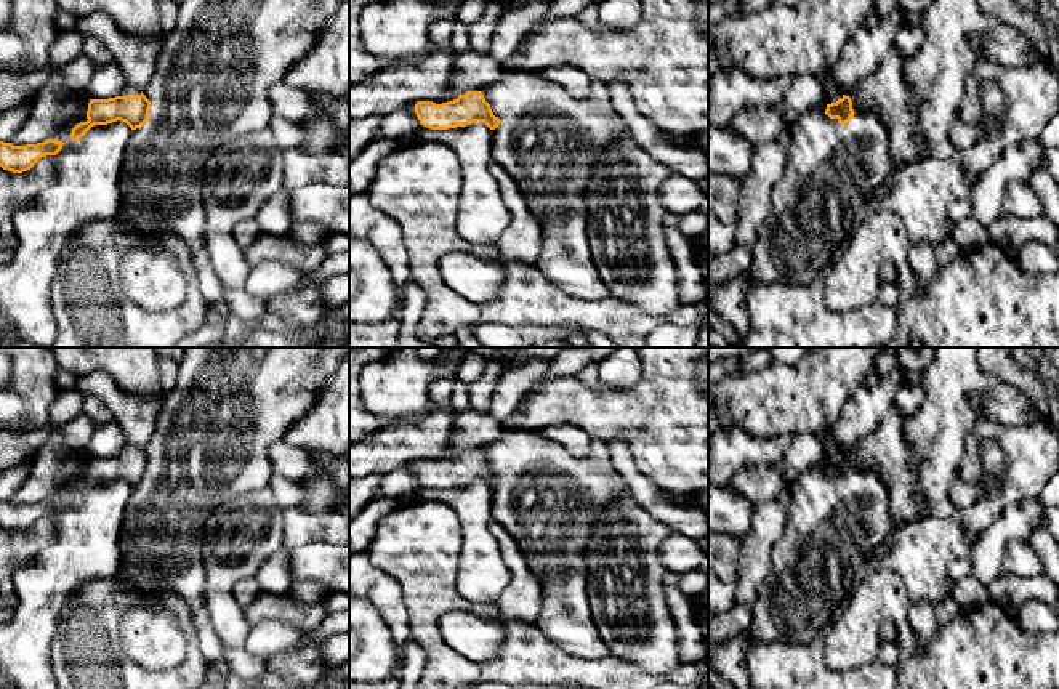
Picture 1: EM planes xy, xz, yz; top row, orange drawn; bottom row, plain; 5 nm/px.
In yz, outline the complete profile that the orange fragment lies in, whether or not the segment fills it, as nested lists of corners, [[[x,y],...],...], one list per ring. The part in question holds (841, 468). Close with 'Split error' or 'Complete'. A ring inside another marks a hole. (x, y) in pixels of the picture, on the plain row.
[[[897,404],[888,405],[880,417],[878,428],[857,441],[849,455],[843,453],[836,461],[827,463],[825,473],[841,484],[860,469],[876,474],[886,484],[889,494],[891,516],[896,524],[904,526],[923,519],[924,500],[918,482],[918,453],[905,441],[905,423],[912,415],[900,412]]]. Split error

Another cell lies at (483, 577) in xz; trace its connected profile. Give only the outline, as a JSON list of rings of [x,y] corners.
[[[474,481],[466,486],[457,486],[449,489],[420,489],[413,498],[439,500],[455,511],[461,522],[458,591],[465,599],[474,604],[495,604],[509,583],[509,570],[506,562],[503,561],[500,545],[490,532],[490,505],[493,498],[493,489],[490,489],[484,481]]]

